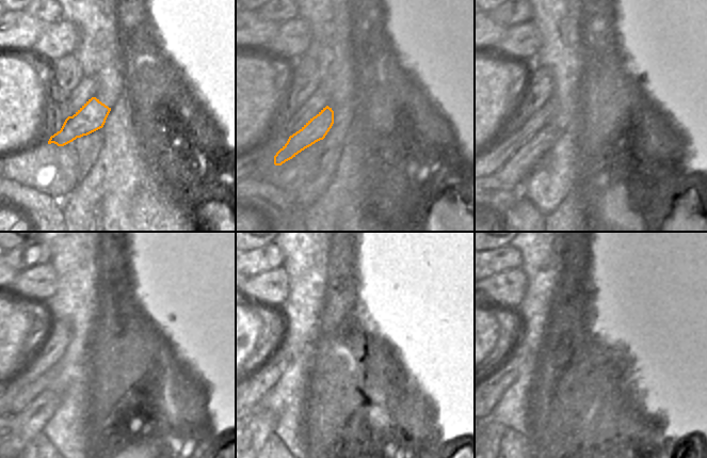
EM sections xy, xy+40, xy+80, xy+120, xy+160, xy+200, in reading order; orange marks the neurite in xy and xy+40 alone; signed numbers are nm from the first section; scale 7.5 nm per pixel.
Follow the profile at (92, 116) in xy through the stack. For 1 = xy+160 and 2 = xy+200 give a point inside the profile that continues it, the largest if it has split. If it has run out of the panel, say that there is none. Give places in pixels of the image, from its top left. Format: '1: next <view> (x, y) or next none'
1: next xy+160 (257, 428)
2: next xy+200 (496, 431)

